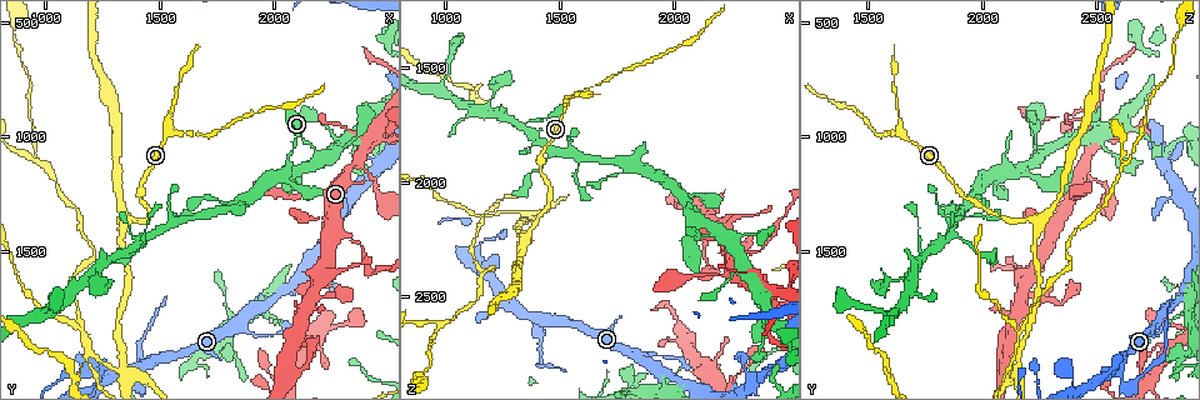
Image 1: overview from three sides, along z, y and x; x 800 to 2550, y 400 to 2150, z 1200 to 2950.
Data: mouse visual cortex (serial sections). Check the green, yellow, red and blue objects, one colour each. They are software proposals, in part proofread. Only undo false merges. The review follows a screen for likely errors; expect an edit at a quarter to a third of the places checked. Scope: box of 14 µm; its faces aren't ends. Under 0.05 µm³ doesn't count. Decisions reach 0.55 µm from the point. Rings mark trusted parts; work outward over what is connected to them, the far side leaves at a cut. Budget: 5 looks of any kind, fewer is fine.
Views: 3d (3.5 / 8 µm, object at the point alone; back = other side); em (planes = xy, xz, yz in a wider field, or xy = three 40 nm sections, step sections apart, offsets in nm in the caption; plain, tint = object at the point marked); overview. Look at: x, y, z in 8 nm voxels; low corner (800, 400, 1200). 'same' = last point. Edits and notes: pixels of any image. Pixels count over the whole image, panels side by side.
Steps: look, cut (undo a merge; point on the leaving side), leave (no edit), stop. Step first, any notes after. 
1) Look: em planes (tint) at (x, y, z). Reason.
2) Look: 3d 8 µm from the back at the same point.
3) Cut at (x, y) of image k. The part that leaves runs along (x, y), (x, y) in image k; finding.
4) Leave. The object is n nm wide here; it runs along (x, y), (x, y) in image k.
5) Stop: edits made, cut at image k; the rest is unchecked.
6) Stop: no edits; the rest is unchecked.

Look: 3d 3.5 µm at (1360, 1370, 2240). Three-way junction.

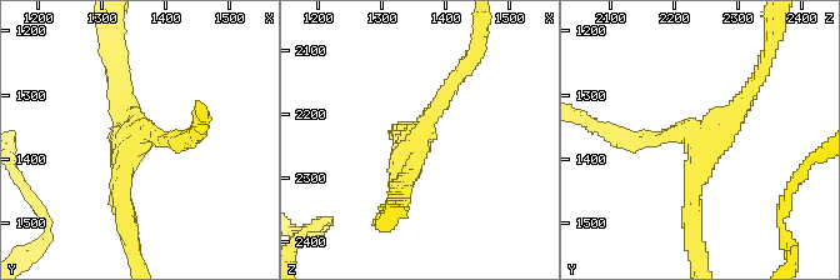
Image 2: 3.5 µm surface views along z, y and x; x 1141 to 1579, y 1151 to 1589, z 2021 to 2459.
Look: em planes (tint) at (1360, 1375, 2235). Shape alone is not enough.

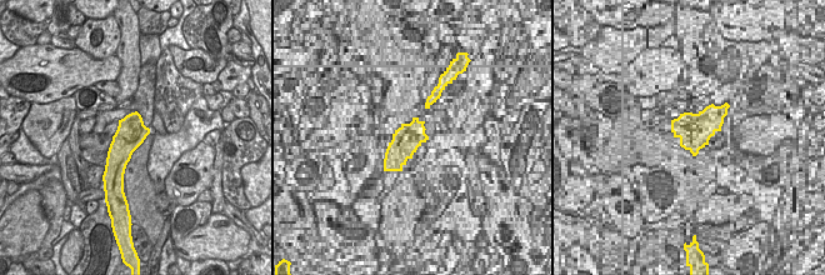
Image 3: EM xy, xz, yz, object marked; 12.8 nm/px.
Leave. 3 arms meet here; it runs along (634, 139), (701, 146), (691, 220) in image 2; one cell here.

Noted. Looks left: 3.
Look: 3d 3.5 µm at (2230, 1360, 2310). Four arms meet.

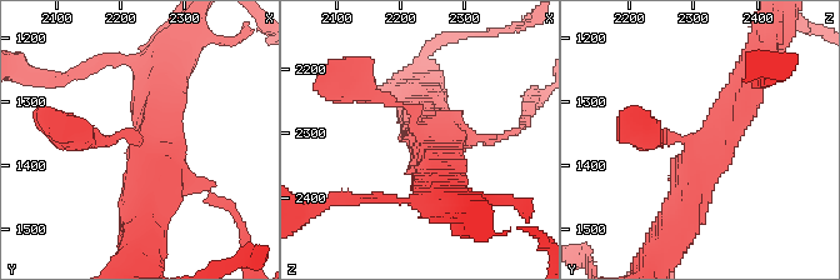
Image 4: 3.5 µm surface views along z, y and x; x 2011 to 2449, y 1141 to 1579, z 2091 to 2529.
Look: em xy step 2 (tint) at (2235, 1365, 2295). 4 arms meet here; the arms are 100, 150, 400, 450 nm wide.

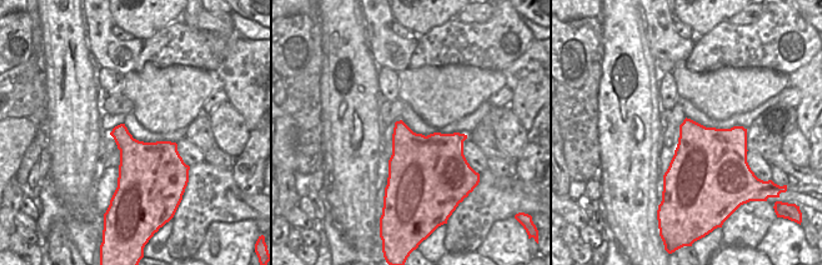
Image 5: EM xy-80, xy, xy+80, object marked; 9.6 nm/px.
Look: em xy step 3 (tint) at the same point. Cut it another way.

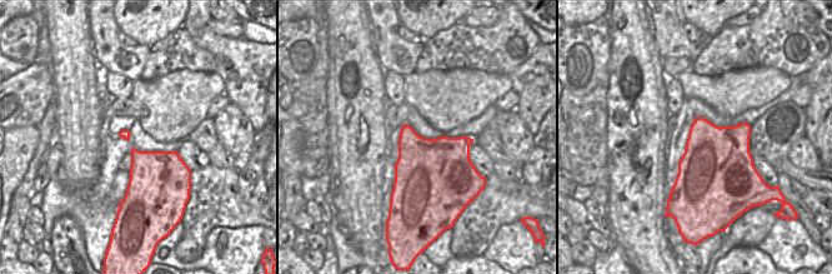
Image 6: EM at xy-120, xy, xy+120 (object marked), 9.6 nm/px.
Leave. It runs along (743, 95), (698, 169), (673, 241) in image 4; all the same cell.

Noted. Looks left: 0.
Stop: no edits; the rest is unchecked.

